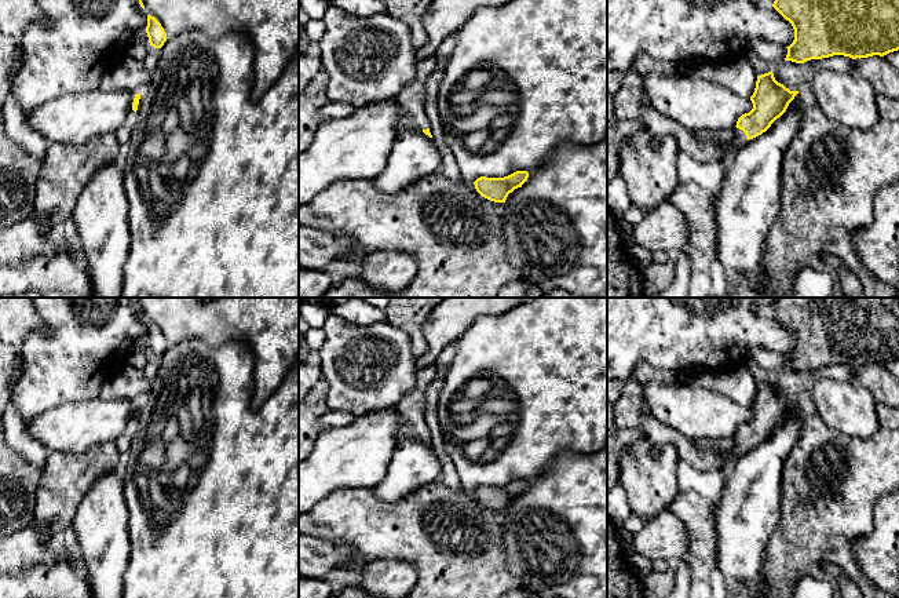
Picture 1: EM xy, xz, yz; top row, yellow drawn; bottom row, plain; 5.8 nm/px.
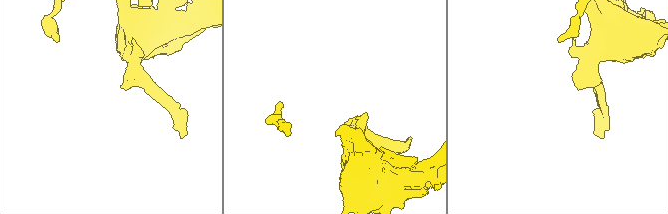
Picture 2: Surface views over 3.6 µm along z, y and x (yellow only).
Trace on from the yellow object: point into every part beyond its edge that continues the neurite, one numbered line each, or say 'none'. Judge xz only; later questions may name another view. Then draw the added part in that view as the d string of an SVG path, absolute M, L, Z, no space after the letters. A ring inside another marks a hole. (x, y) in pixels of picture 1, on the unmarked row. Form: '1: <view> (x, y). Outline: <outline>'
1: xz (412, 408). Outline: M435 367L416 368L414 387L395 405L399 415L399 438L430 437L425 423L427 390L435 379Z

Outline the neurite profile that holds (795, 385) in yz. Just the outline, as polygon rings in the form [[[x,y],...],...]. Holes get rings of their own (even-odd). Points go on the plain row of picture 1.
[[[833,364],[822,368],[811,368],[804,372],[782,369],[772,375],[774,386],[790,400],[811,401],[812,387],[821,379],[852,382],[854,368],[844,364]]]

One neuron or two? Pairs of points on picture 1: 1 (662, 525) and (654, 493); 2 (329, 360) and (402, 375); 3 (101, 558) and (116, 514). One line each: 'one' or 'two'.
1: two
2: one
3: one

